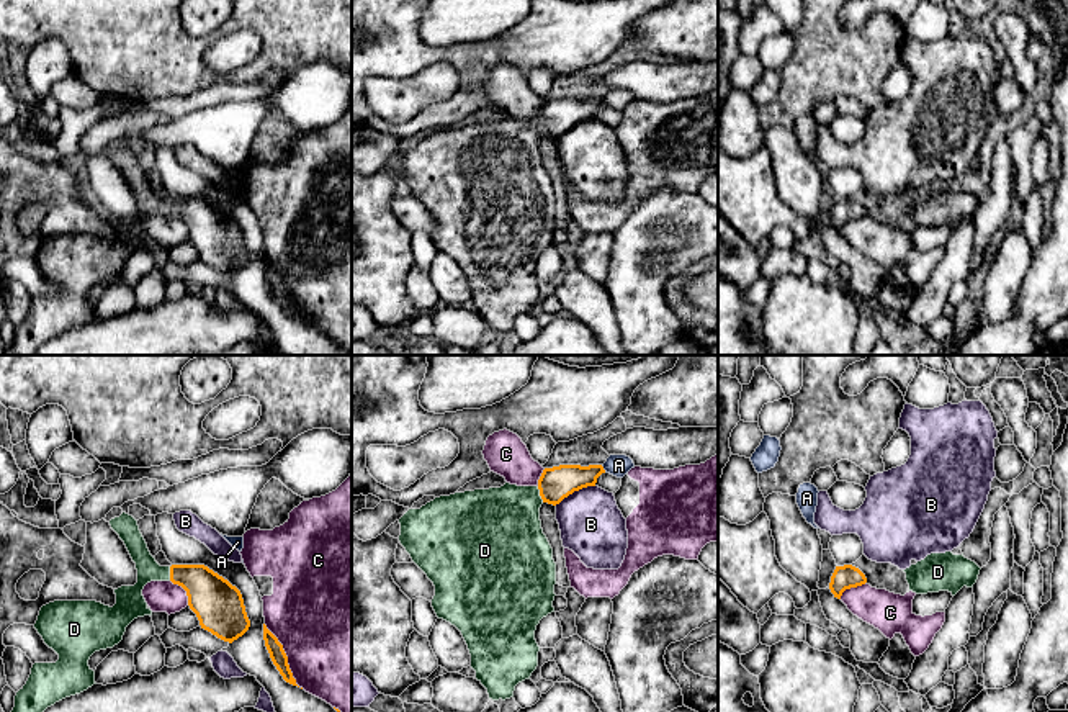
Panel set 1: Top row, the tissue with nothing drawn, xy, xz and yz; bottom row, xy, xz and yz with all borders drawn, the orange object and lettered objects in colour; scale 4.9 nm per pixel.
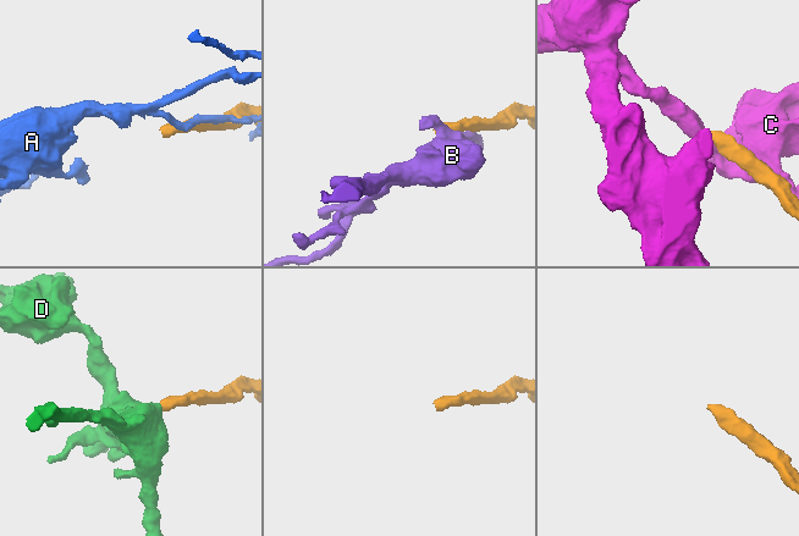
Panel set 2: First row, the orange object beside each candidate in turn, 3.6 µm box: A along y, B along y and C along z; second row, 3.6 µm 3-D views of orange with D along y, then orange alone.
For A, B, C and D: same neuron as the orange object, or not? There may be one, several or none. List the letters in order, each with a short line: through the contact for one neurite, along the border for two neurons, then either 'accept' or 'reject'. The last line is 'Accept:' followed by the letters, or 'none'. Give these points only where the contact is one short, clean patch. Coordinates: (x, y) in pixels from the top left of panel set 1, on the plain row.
A: reject
B: line xz (594, 118), (574, 123), (555, 138); reject
C: reject
D: line xz (556, 117), (540, 128), (532, 130), (501, 161); accept
Accept: D

